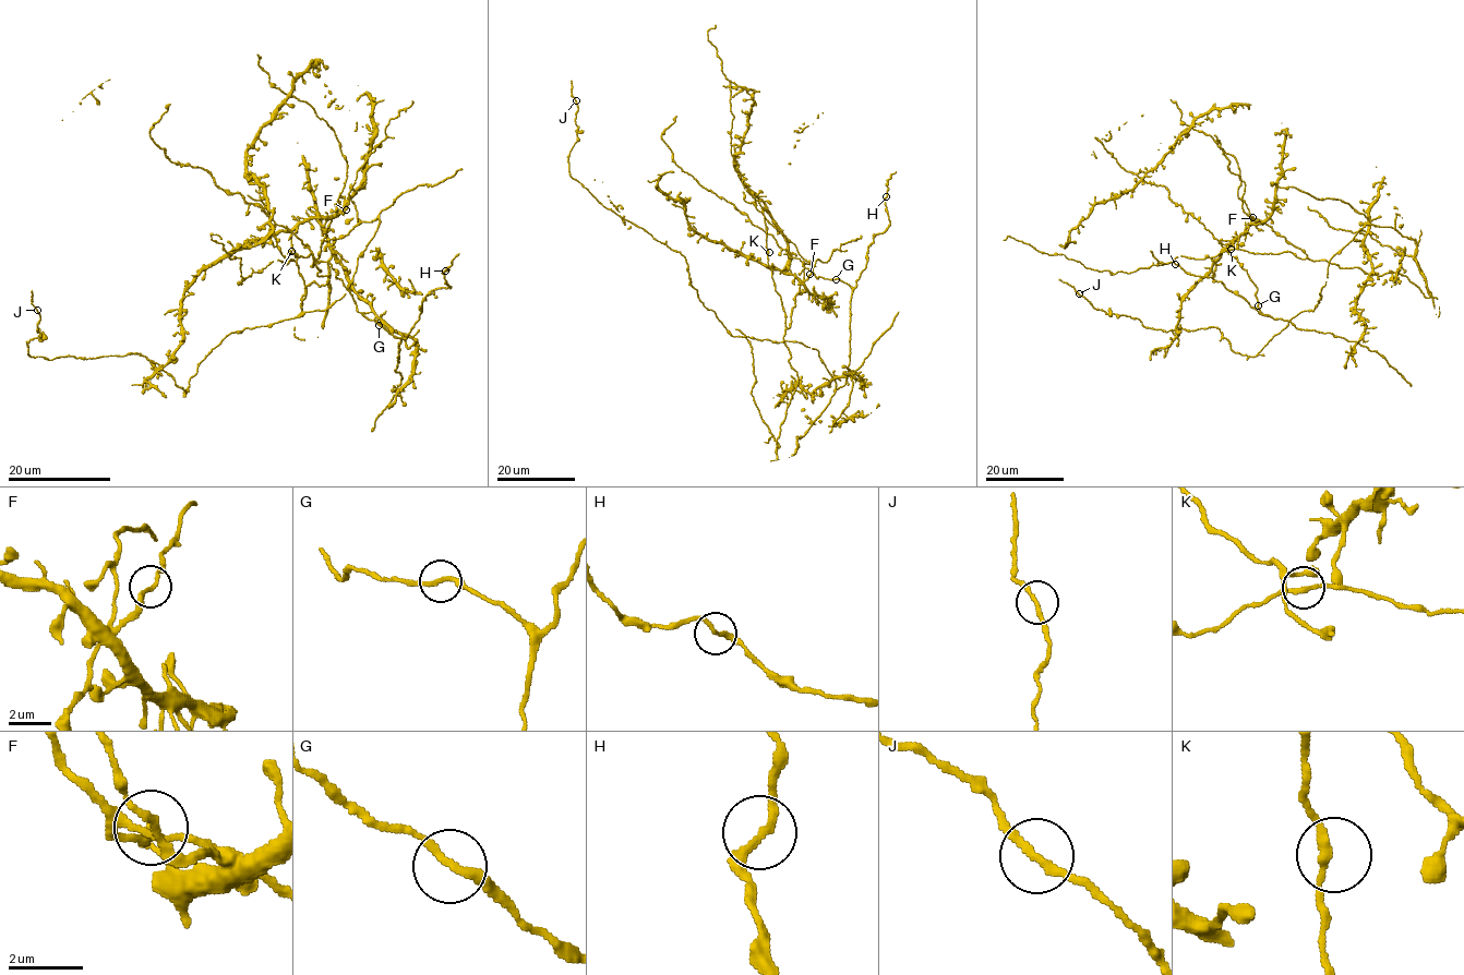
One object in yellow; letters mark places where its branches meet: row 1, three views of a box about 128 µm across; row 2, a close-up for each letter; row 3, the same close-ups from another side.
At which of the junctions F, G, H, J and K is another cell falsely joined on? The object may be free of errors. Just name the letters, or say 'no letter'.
no letter

